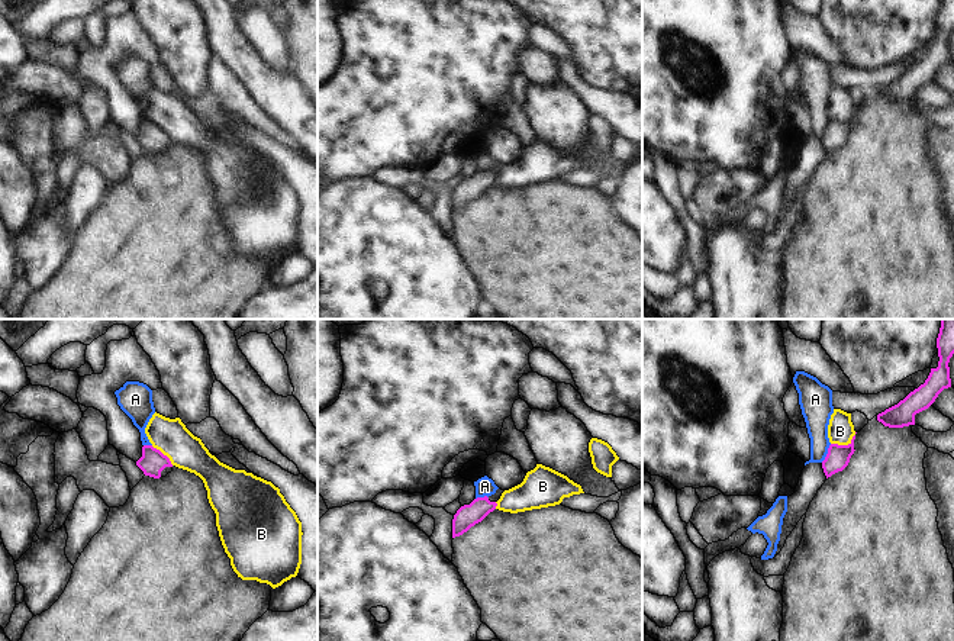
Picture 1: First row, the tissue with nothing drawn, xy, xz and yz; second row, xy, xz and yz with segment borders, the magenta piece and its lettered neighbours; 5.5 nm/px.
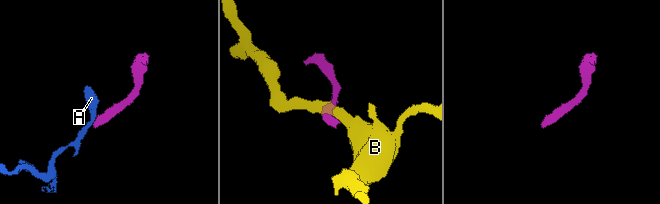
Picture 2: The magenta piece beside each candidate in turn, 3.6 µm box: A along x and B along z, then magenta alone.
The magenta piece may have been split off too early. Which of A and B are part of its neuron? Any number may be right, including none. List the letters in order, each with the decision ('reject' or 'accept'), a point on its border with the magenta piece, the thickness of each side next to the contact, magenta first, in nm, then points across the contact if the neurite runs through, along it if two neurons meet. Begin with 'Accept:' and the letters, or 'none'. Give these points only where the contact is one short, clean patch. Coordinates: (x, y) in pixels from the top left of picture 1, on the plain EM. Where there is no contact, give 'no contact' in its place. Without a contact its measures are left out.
Accept: none
A: reject | yz (828, 128) | 130/170 nm | along yz (831, 119), (821, 137)
B: reject | yz (844, 121) | 130/140 nm | along yz (856, 108), (847, 119), (831, 119)

